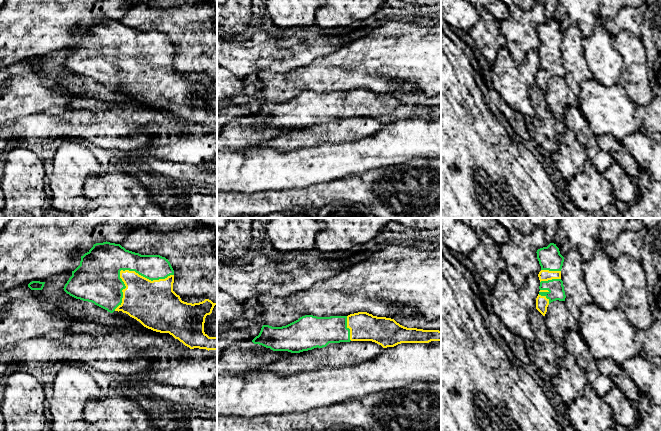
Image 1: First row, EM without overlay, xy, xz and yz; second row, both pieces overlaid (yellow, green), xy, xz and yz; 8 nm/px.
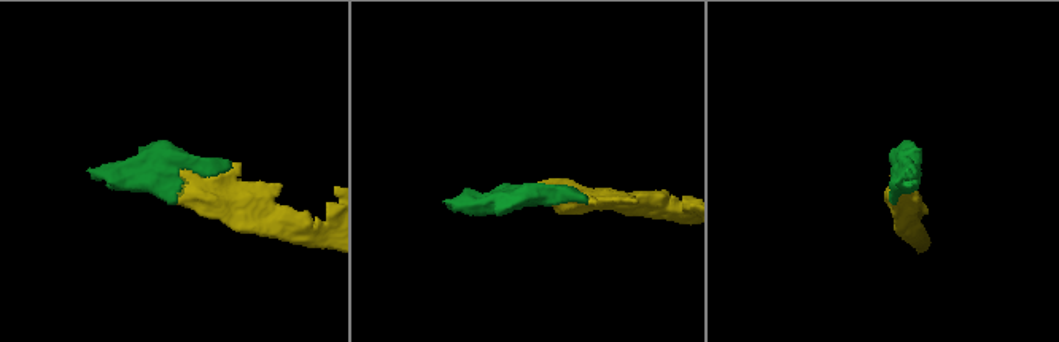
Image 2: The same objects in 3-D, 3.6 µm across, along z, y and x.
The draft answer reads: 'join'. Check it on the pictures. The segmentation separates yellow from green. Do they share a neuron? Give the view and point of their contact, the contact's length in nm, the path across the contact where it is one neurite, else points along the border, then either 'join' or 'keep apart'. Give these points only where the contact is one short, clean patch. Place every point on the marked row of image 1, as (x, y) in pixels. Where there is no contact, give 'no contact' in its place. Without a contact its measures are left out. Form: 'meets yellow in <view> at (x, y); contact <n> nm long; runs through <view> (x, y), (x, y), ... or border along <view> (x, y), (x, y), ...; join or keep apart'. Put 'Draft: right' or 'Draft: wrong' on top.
Draft: right
meets yellow in xy at (127, 270); contact 550 nm long; join

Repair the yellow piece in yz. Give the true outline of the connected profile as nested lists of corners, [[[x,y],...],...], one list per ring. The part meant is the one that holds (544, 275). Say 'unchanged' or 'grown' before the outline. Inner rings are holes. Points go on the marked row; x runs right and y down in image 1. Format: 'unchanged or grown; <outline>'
grown; [[[554,243],[537,250],[537,259],[541,266],[538,274],[540,280],[539,294],[536,298],[536,309],[545,316],[548,305],[556,300],[565,301],[561,269],[564,257]]]

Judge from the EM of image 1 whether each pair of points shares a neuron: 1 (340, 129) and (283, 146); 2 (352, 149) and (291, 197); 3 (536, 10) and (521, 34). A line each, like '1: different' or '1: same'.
1: same
2: different
3: same

